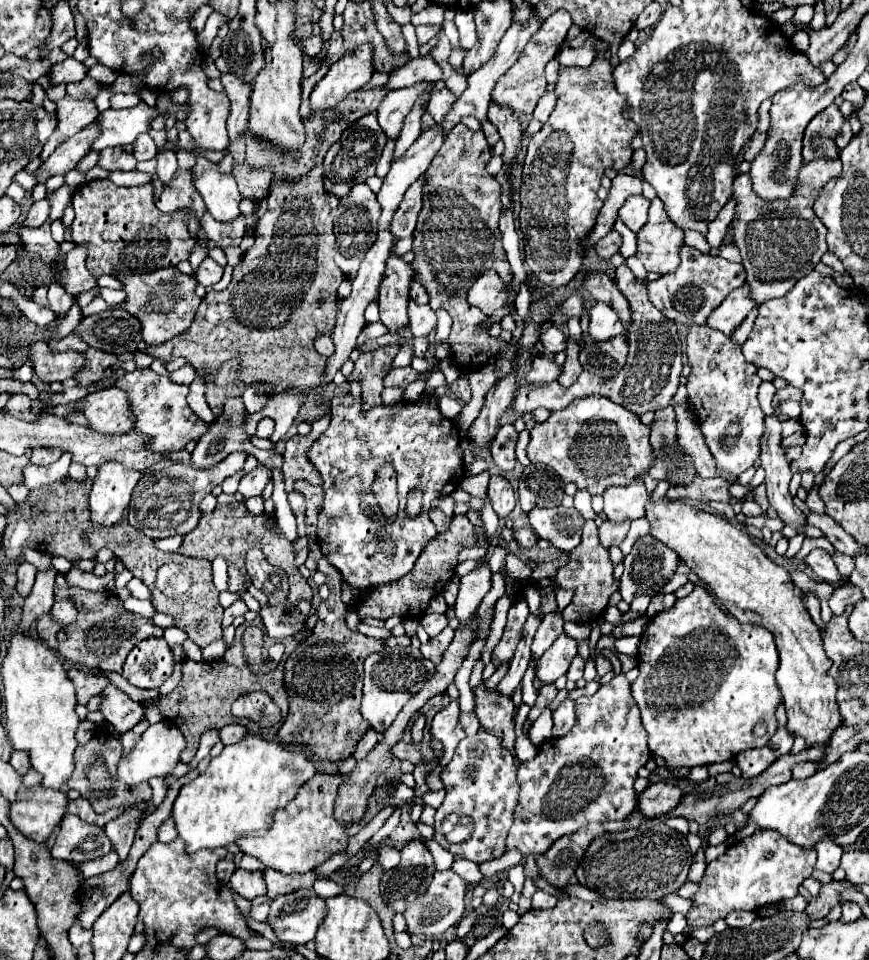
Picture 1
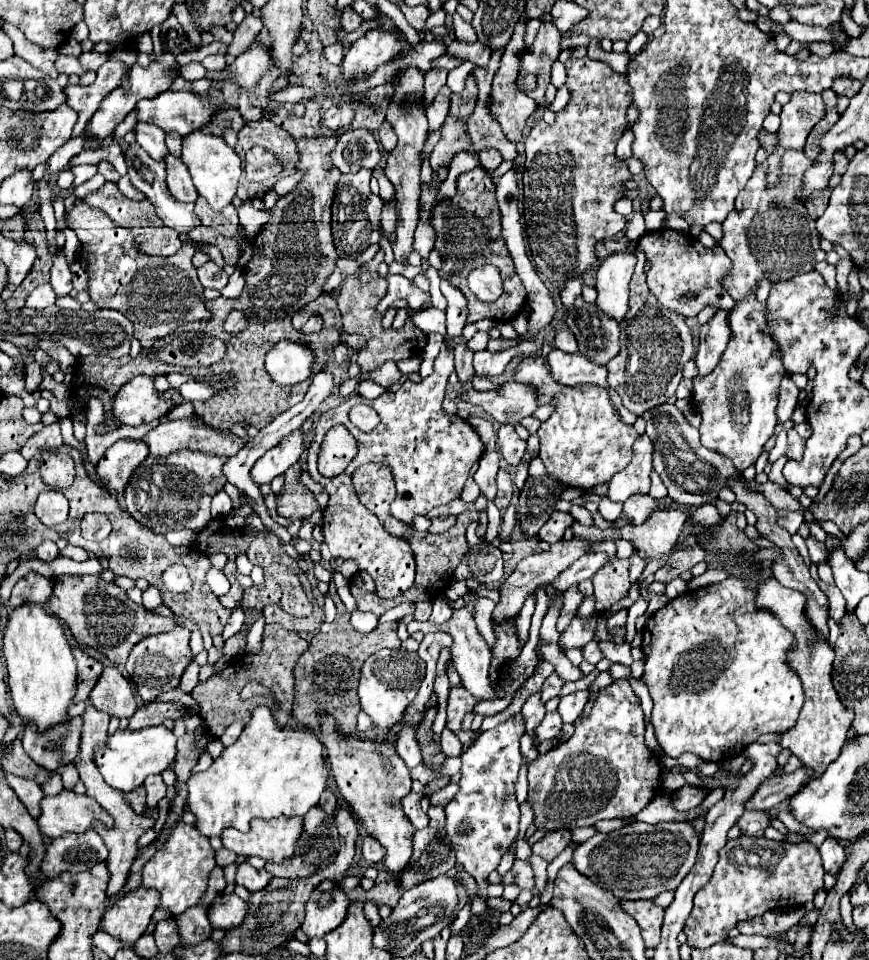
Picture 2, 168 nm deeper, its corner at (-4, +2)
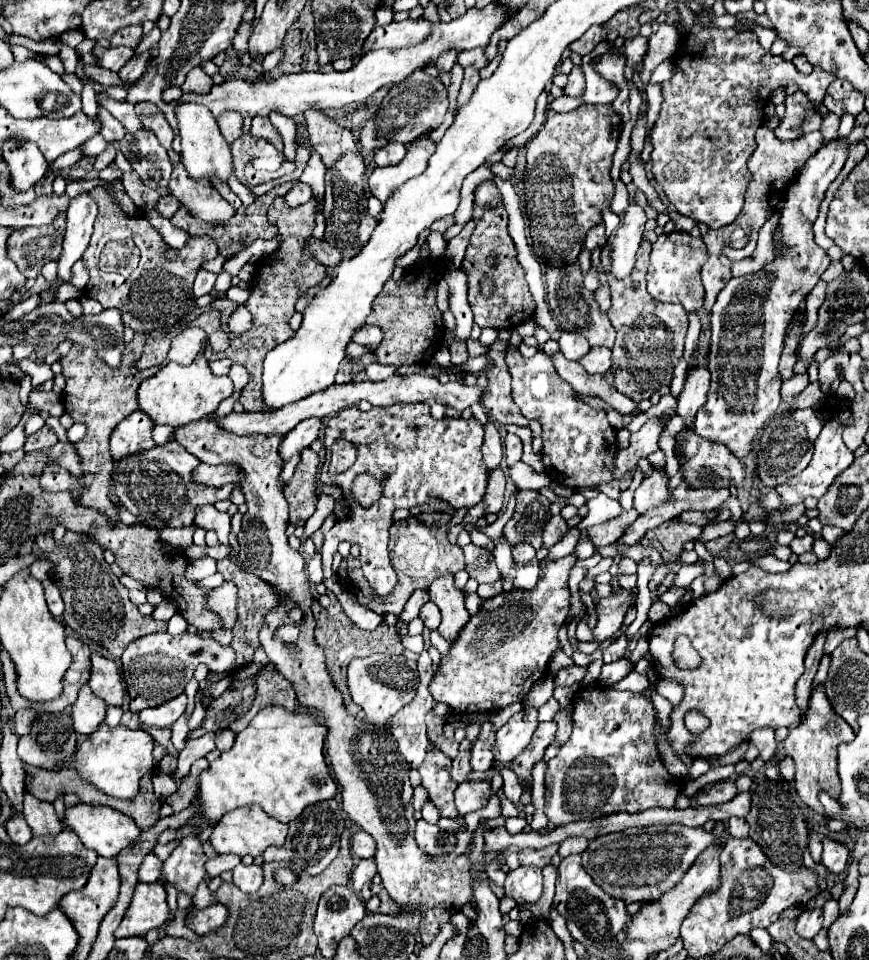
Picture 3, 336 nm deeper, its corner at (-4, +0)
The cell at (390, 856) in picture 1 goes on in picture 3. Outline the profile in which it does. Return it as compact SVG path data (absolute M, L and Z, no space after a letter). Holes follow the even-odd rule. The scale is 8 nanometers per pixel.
M356 830L352 834L352 846L350 848L352 848L356 858L370 858L376 852L376 842L364 830Z

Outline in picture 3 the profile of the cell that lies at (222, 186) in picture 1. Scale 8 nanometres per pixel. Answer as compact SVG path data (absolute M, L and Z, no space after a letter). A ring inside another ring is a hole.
M178 104L176 106L176 122L178 122L178 134L182 140L182 162L192 178L208 178L212 174L218 174L218 178L228 180L228 176L234 170L232 154L228 142L222 138L218 124L212 116L212 112L202 104Z

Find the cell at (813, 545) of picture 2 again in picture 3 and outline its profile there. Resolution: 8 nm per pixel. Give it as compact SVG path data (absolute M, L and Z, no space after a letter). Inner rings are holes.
M806 534L806 536L802 536L802 538L796 536L796 538L790 542L790 550L800 556L800 554L812 550L812 542L814 542L814 536L810 536L810 534Z

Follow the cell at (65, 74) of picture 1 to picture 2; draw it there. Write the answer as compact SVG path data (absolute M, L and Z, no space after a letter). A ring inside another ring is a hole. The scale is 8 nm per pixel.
M82 52L80 54L80 64L88 70L98 70L106 60L108 60L106 54L96 54L96 52Z

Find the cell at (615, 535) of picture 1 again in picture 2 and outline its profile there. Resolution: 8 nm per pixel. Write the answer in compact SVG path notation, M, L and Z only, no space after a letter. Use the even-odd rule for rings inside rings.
M636 494L632 498L628 498L628 502L624 502L624 510L622 514L626 514L634 524L642 524L654 508L658 506L668 506L672 500L670 498L664 498L664 500L654 500L650 496L642 496L642 494Z

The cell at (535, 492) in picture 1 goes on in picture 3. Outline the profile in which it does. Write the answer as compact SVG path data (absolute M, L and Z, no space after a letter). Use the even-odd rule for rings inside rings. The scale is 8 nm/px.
M518 490L516 508L508 524L504 526L504 536L510 546L528 542L536 550L542 548L542 530L552 518L550 502L536 490Z

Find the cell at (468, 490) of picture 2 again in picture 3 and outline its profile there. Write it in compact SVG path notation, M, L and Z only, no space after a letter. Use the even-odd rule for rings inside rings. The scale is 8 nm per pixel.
M456 510L446 526L428 526L428 524L422 524L416 516L408 516L406 520L394 522L394 526L390 528L390 552L392 552L392 566L396 570L398 583L388 596L376 596L376 592L372 592L368 580L364 578L364 574L360 570L360 560L358 558L348 556L348 558L342 560L342 564L338 568L340 580L344 584L348 584L348 590L352 594L356 594L360 604L368 606L376 614L380 614L380 616L384 616L388 612L400 614L404 610L406 600L416 589L428 590L432 582L436 578L440 578L444 572L464 570L464 552L462 552L462 548L458 544L450 544L448 538L446 538L450 526L458 524L464 514L466 514L466 510Z

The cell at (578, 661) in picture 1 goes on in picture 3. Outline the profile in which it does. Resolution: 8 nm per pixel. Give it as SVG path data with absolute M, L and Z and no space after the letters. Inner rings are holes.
M622 634L618 636L616 642L612 642L606 650L604 650L604 662L616 662L616 660L622 660L626 656L626 648L628 648L628 638Z

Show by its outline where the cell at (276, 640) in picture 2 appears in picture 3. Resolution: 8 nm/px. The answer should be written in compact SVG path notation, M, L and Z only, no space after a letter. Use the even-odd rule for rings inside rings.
M274 666L264 668L256 676L256 686L258 686L258 694L256 694L256 700L254 700L250 712L246 716L242 716L240 720L236 720L230 726L230 730L234 730L234 732L244 730L248 726L248 722L258 714L260 708L266 708L266 706L272 706L272 704L282 706L288 712L296 710L296 694L292 692L290 682L284 680L284 676L280 676Z

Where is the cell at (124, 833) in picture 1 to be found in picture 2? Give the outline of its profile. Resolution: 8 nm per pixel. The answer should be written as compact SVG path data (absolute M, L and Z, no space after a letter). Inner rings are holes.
M148 776L144 780L144 788L146 788L146 802L148 802L148 810L156 808L158 800L166 796L166 784L162 782L160 776Z

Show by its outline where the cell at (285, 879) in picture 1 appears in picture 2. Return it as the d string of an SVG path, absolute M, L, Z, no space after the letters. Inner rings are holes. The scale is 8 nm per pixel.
M314 806L304 816L304 834L302 834L300 842L296 844L296 856L284 864L266 862L266 870L276 878L308 878L310 874L332 864L336 854L338 854L338 830L336 830L334 816L328 816L318 806Z

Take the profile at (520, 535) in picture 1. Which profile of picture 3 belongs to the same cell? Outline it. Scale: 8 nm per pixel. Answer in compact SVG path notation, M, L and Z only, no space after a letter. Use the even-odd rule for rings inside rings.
M561 515L552 516L542 531L543 547L550 549L559 542L568 531L566 520Z

